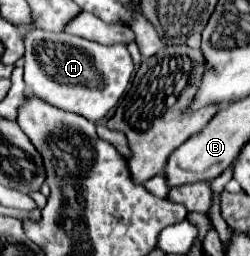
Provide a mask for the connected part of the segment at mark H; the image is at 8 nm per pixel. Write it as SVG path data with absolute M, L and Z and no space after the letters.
M30 29L24 35L24 47L24 83L28 91L90 121L100 121L118 103L134 71L132 57L124 45L100 45L68 33Z

